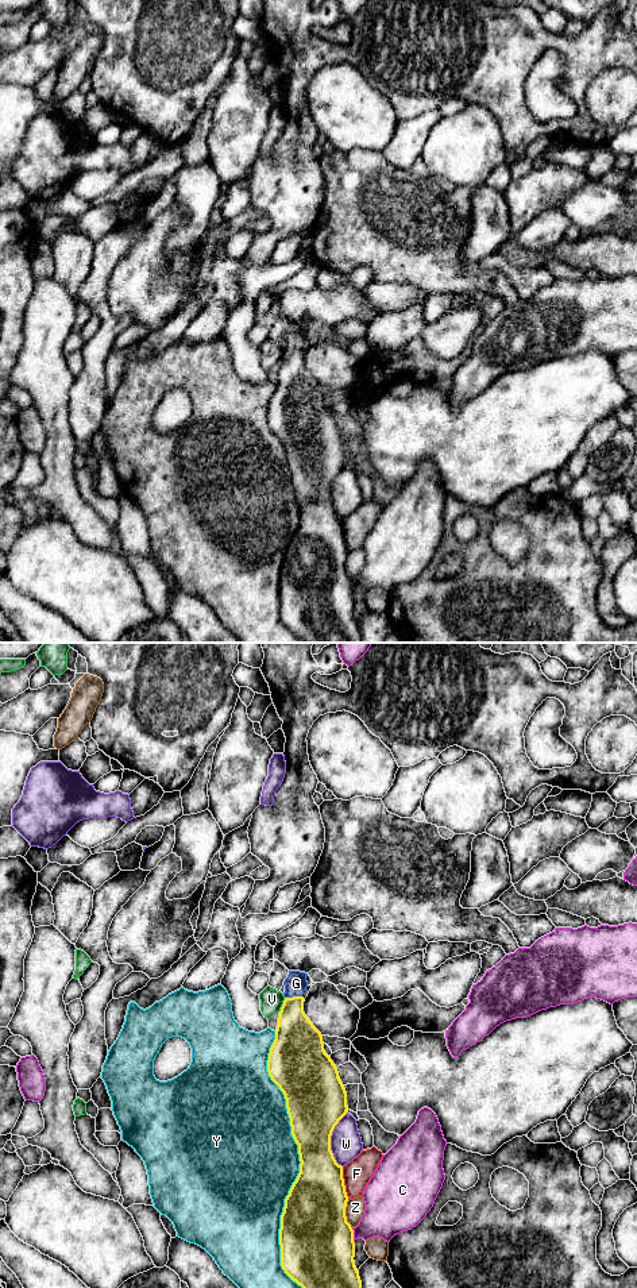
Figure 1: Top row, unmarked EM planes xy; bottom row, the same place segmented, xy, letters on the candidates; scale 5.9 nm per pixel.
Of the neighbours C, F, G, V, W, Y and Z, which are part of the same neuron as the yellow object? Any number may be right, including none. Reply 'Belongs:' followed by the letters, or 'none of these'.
Belongs: G

